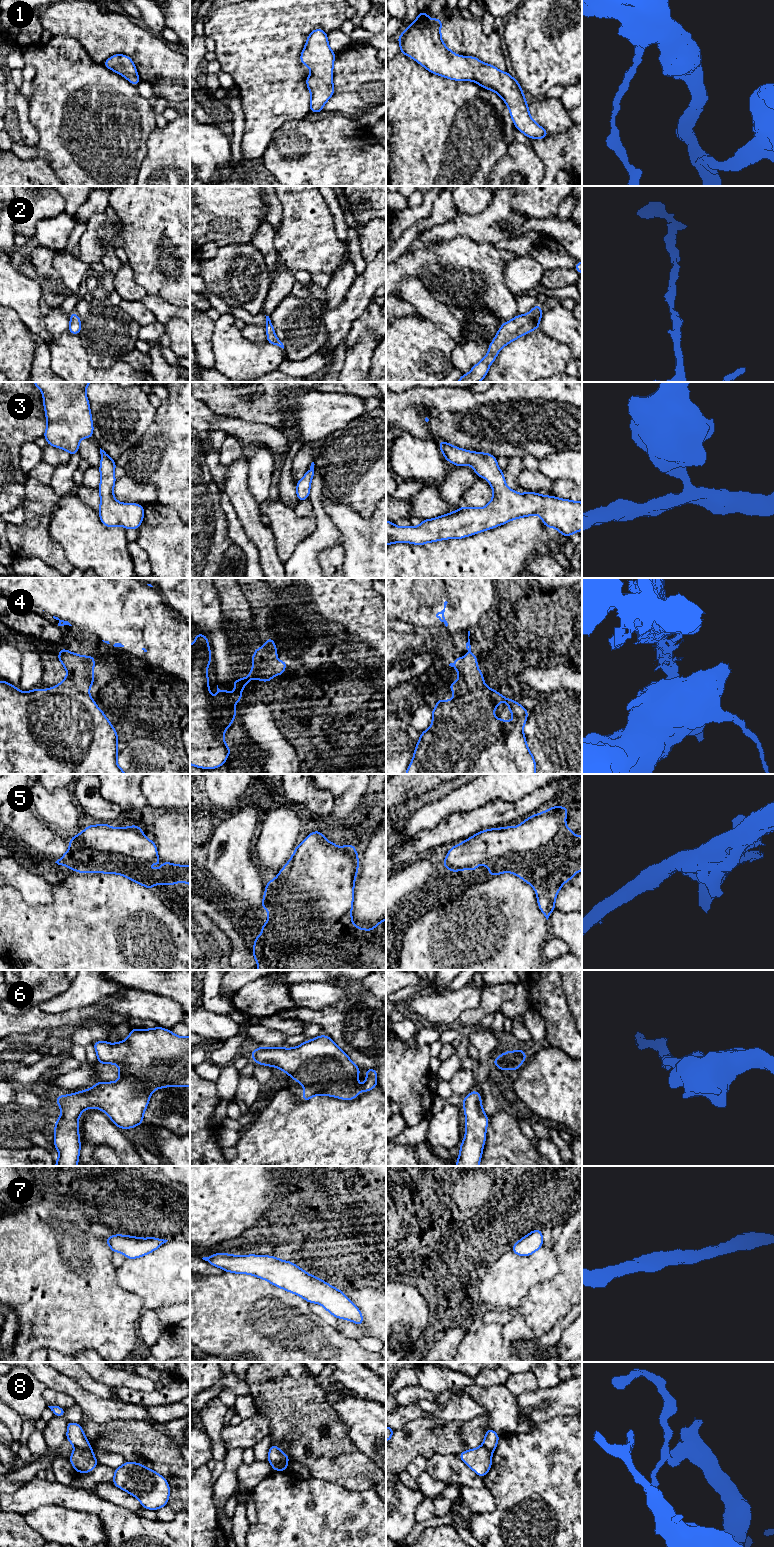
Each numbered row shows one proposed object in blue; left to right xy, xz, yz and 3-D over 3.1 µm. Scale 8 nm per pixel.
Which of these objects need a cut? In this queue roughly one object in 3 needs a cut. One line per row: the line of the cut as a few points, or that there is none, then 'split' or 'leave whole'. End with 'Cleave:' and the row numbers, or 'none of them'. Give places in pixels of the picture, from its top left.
1: no cut; leave whole
2: no cut; leave whole
3: no cut; leave whole
4: cut in xy along (60, 683), (80, 684), (87, 693); split
5: no cut; leave whole
6: no cut; leave whole
7: no cut; leave whole
8: cut in xy along (75, 1447), (91, 1448); split
Cleave: 4, 8

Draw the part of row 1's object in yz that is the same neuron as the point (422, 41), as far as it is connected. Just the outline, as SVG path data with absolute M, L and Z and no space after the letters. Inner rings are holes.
M426 11L419 12L414 23L397 36L399 53L413 58L432 74L455 81L475 81L496 92L509 108L516 129L529 139L546 138L549 133L531 118L518 80L476 57L456 55L442 41L442 23L441 17L429 19Z

